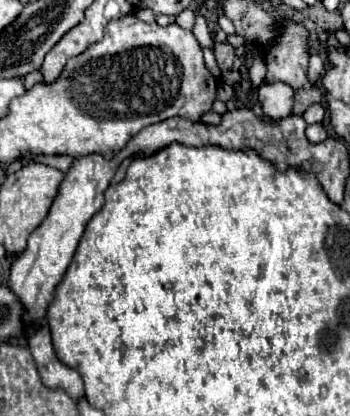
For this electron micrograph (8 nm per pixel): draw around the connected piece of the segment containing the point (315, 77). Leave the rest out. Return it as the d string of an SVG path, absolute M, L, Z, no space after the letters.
M314 50L312 56L310 56L310 70L308 70L308 76L310 76L312 82L318 82L322 72L324 72L324 56L319 56L318 50Z

